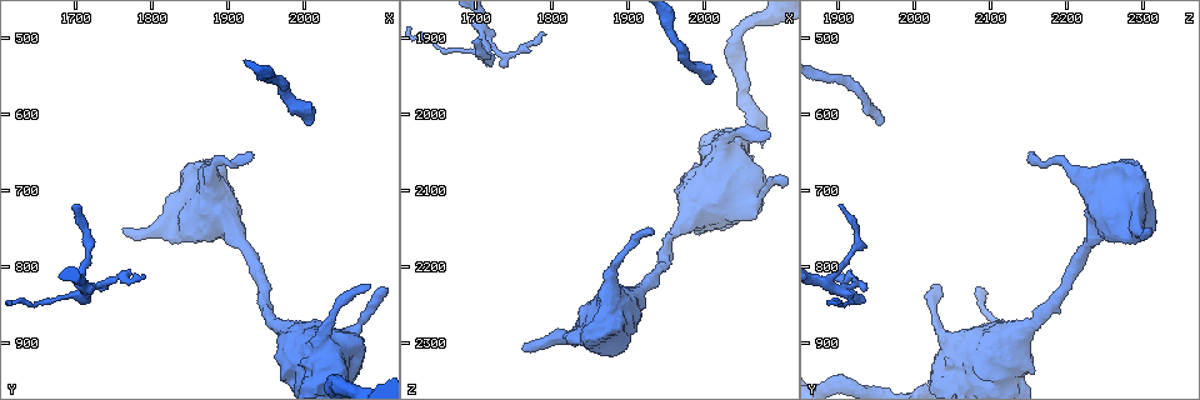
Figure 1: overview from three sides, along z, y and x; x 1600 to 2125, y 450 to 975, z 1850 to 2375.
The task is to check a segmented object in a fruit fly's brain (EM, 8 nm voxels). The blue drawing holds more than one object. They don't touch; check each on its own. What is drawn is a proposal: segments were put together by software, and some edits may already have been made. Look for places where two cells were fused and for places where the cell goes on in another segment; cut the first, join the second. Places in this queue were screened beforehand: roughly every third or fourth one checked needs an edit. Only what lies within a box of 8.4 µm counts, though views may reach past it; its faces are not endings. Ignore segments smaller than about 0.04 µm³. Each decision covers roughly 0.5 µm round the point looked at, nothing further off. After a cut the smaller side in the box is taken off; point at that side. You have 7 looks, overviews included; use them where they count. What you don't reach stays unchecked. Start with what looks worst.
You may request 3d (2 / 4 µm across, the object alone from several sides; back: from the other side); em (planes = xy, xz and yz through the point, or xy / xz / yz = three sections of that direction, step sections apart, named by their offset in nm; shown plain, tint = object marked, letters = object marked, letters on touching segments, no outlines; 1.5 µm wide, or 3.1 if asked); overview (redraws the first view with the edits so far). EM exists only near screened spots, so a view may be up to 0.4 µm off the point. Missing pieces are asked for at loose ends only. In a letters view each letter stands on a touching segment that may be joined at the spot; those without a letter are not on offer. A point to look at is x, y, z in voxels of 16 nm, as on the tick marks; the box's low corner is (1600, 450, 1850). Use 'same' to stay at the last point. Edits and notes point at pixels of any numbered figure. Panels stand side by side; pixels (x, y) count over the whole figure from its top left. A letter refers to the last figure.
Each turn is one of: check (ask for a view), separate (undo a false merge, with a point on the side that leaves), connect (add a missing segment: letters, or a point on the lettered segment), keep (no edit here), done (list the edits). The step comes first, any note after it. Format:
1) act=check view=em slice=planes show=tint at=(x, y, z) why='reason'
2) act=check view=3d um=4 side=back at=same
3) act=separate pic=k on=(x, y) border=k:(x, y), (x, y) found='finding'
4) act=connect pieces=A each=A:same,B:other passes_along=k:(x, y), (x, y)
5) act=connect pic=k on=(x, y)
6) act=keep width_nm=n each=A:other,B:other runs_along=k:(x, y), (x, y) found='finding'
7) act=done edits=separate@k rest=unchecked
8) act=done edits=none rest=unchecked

act=check view=em slice=planes show=letters at=(2085, 825, 2025) why='an open end'

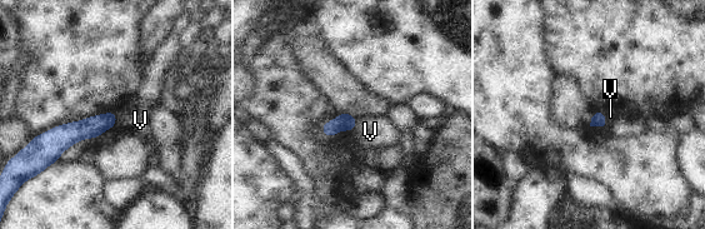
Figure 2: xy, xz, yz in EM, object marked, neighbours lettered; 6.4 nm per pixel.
act=keep each=V:other border=2:(358, 119), (350, 133) found='no lettered segment goes on from it'

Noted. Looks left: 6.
act=check view=em slice=planes show=letters at=(1765, 745, 2305) why='free end'

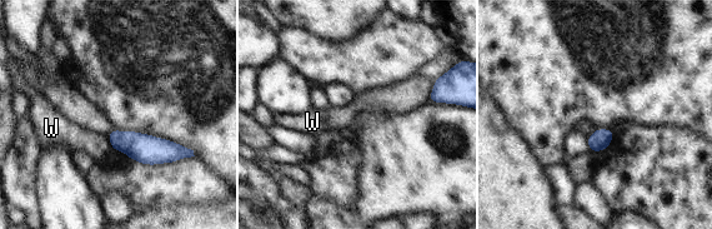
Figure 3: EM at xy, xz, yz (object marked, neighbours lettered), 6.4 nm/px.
act=keep longest_contact=W:100nm each=W:other border=3:(106, 137), (113, 149) found='no lettered segment goes on from it'

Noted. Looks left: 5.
act=check view=em slice=planes show=letters at=(1790, 815, 1890) why='free end'

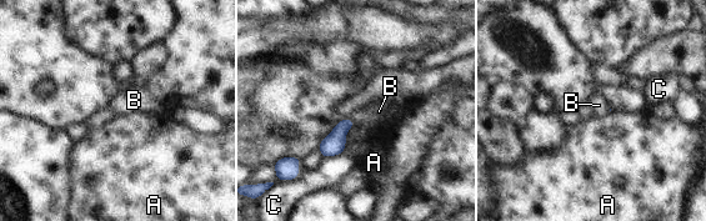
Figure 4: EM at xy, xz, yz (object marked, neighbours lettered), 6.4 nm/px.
act=connect pieces=B each=A:other,B:same,C:other passes_along=4:(334, 144), (352, 120), (379, 111) found='the cell continues'

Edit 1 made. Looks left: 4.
act=done edits=connect@4 rest=unchecked

